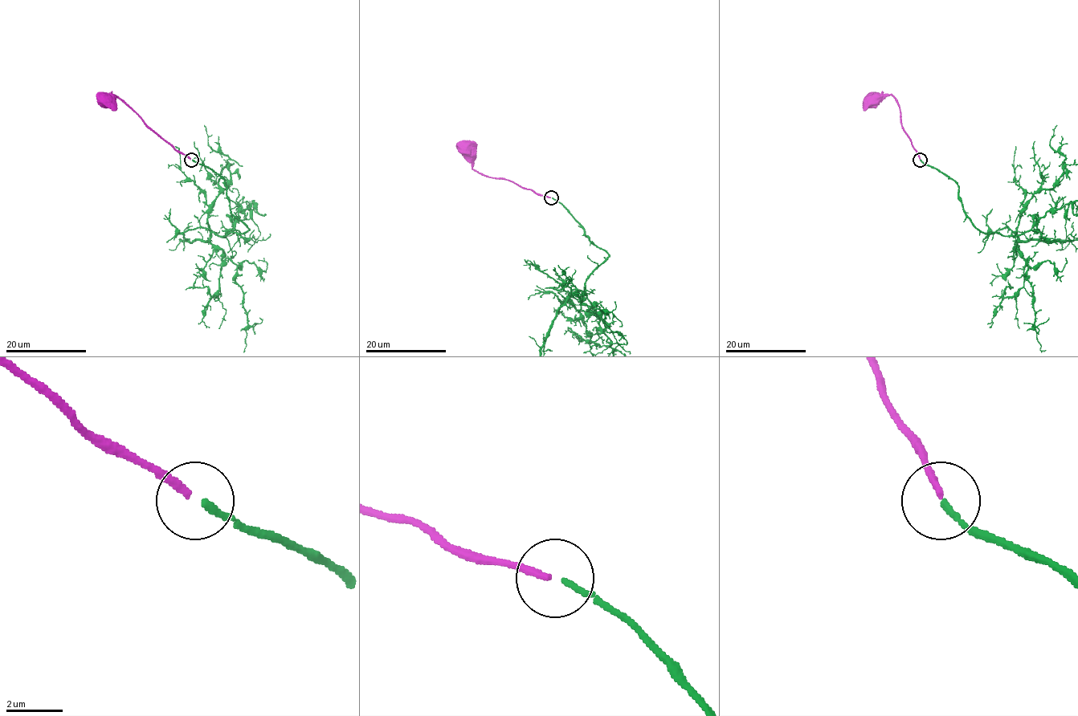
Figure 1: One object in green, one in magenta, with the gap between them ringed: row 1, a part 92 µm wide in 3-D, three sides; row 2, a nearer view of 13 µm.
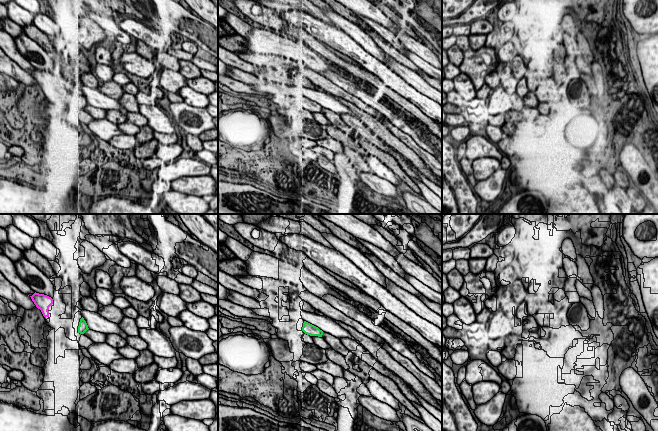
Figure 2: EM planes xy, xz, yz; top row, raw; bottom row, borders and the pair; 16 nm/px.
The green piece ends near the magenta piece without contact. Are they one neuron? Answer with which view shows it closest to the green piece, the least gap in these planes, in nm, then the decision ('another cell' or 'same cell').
nearest in xy; 500 nm apart; same cell

